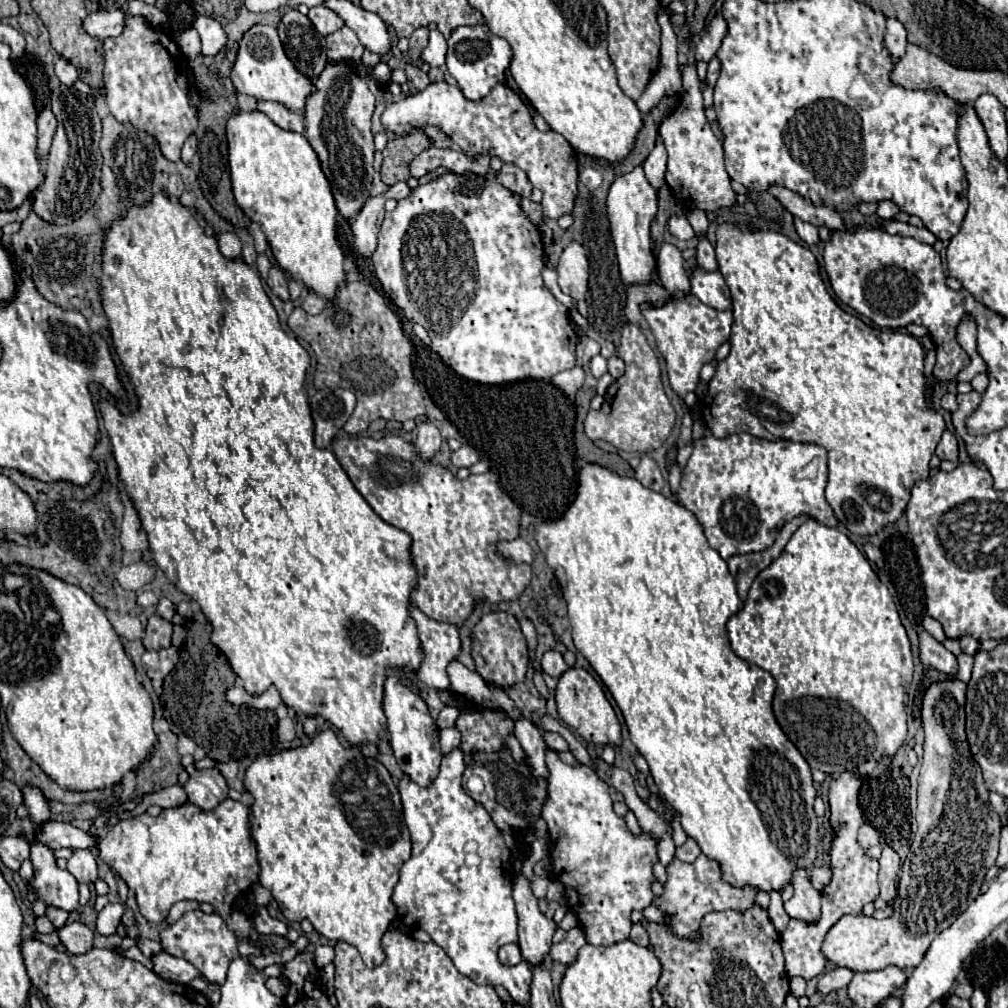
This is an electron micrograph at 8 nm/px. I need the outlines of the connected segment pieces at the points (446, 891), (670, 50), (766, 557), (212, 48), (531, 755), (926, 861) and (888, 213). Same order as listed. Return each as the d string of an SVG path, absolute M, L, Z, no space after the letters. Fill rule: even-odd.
M456 749L442 757L440 775L430 787L422 789L408 777L400 781L404 819L412 833L412 857L402 865L400 881L394 887L392 901L398 907L398 919L394 927L424 929L432 941L448 953L462 975L472 979L476 985L502 985L518 1005L530 1007L528 983L532 983L532 969L526 963L504 967L496 957L496 951L502 945L518 941L518 919L512 899L510 849L506 847L504 835L496 829L484 807L462 789L462 773L464 759L462 751Z
M664 7L658 13L658 23L662 27L662 49L660 49L660 69L656 71L656 75L652 77L652 81L648 83L648 87L644 89L644 93L640 95L640 99L636 101L638 109L642 111L642 115L648 115L648 111L652 111L652 107L656 107L660 103L660 99L668 93L674 91L678 87L678 61L676 61L676 33L670 25L670 17L666 15Z
M758 551L758 553L748 553L748 555L736 555L728 559L728 569L736 579L738 585L738 595L744 601L748 595L748 589L752 585L752 581L756 579L756 575L768 567L768 563L772 563L772 557L768 551Z
M198 15L194 21L194 29L202 37L202 53L204 55L216 55L224 47L226 33L216 19L212 19L208 15Z
M520 717L514 721L514 735L520 741L528 763L532 767L534 775L542 775L548 777L548 769L544 765L544 751L546 751L546 743L542 739L542 733L538 731L538 727L532 723L530 717Z
M946 679L930 685L922 703L924 725L924 761L920 767L917 790L916 821L918 829L911 839L910 853L902 865L898 883L898 895L892 901L892 915L888 919L874 919L864 915L844 915L826 935L822 951L828 961L838 967L858 971L880 971L888 965L896 965L902 971L910 971L920 965L924 951L928 951L932 939L956 921L956 915L982 893L986 871L996 863L998 841L1002 823L998 813L988 801L988 789L984 787L980 765L972 759L966 739L966 715L964 715L966 685L958 679Z
M882 201L882 203L878 203L878 217L880 219L884 219L884 221L890 221L890 219L896 219L896 215L898 215L898 205L896 203L892 203L892 201Z

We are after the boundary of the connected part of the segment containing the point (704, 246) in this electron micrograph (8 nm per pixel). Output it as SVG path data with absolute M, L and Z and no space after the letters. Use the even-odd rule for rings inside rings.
M700 237L700 243L698 243L698 255L696 255L696 261L700 265L700 269L704 271L716 271L716 255L714 255L714 247L710 245L710 241L706 237Z

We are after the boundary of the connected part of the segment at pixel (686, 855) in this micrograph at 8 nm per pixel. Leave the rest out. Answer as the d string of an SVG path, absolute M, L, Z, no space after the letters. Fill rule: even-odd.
M688 837L688 841L686 841L682 847L676 849L676 857L678 857L680 861L686 861L686 863L692 863L698 855L700 855L700 847L698 847L698 843L696 843L694 839L690 839L690 837Z

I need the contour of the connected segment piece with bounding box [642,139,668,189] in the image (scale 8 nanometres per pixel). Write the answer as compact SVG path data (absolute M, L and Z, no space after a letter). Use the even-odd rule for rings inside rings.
M656 139L656 147L652 149L652 153L648 155L648 159L644 161L644 173L650 181L650 185L654 189L658 189L664 183L664 175L666 175L666 159L668 153L664 151L664 143L660 143L660 139Z

